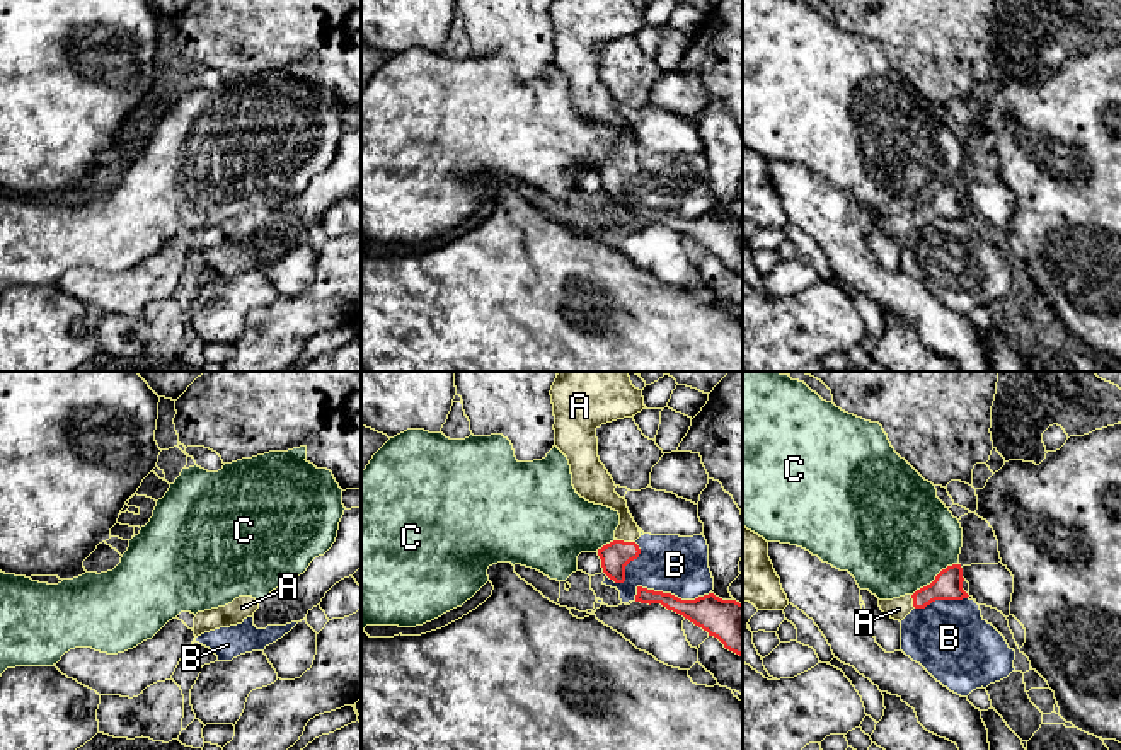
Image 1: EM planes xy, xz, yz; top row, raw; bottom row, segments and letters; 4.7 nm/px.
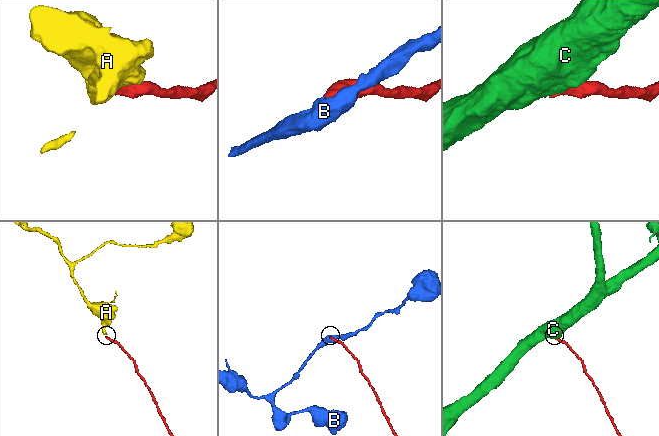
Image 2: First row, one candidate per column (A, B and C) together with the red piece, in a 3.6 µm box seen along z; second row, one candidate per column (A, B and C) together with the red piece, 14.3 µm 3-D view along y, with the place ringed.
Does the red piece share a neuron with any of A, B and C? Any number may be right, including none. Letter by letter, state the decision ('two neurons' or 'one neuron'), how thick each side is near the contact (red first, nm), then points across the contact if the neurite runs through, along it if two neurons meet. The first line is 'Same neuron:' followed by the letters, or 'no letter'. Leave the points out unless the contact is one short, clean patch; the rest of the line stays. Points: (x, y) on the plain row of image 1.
Same neuron: A
A: one neuron | 140/100 nm | across xz (617, 173), (626, 161), (627, 149)
B: two neurons | 170/280 nm
C: two neurons | 140/480 nm

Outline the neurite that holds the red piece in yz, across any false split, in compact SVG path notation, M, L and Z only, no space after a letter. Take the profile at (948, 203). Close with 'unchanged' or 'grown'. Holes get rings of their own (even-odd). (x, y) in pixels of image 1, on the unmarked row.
M952 182L942 188L935 198L917 208L913 213L905 213L893 218L879 218L879 225L894 239L903 239L913 227L925 227L935 218L963 218L969 213L963 208L963 186Z; grown

